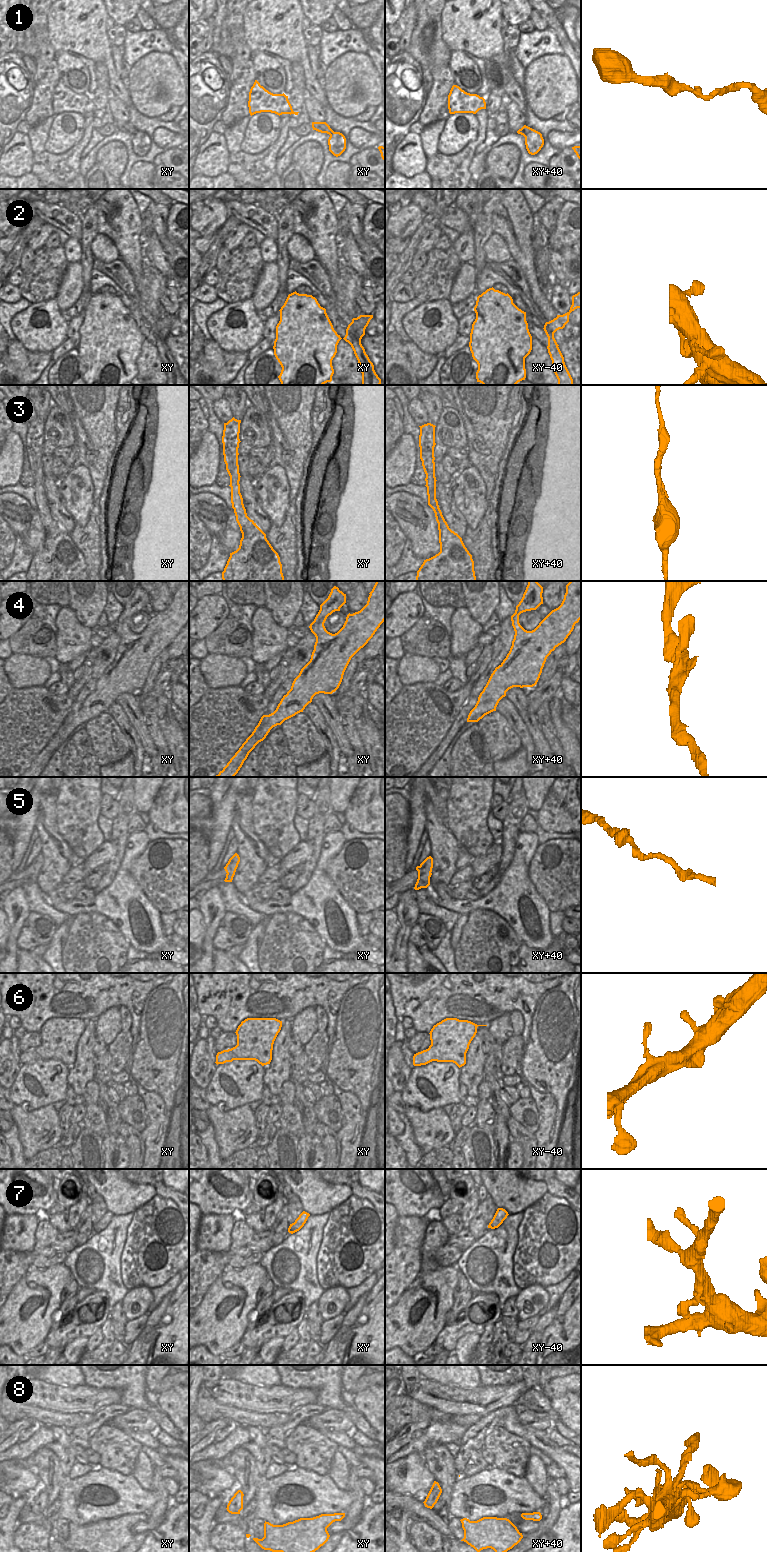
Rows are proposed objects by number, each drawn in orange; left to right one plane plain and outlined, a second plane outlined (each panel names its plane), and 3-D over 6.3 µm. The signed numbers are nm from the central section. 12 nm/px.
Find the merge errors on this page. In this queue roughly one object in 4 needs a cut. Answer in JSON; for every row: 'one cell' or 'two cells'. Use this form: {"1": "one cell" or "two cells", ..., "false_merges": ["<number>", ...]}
{"1": "one cell", "2": "one cell", "3": "one cell", "4": "one cell", "5": "two cells", "6": "one cell", "7": "one cell", "8": "one cell", "false_merges": ["5"]}

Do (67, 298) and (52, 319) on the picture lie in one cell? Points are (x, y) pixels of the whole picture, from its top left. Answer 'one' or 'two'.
two

